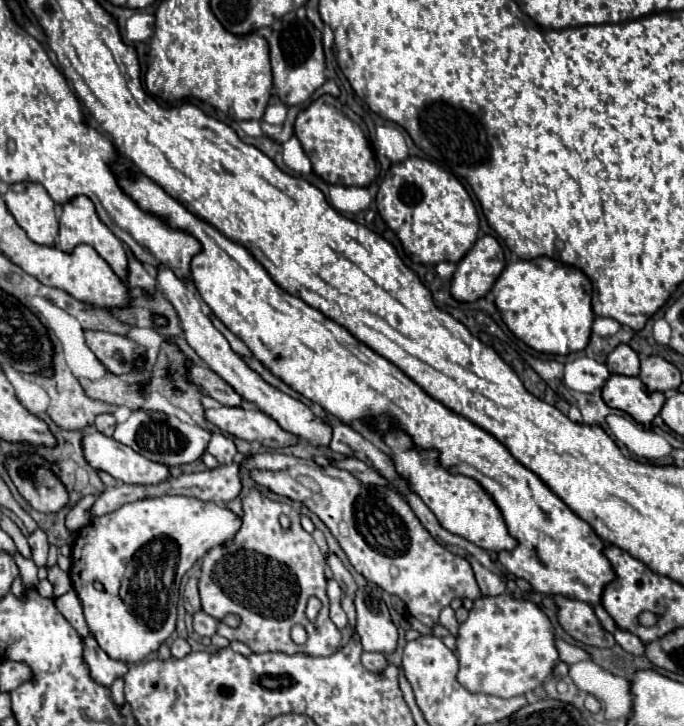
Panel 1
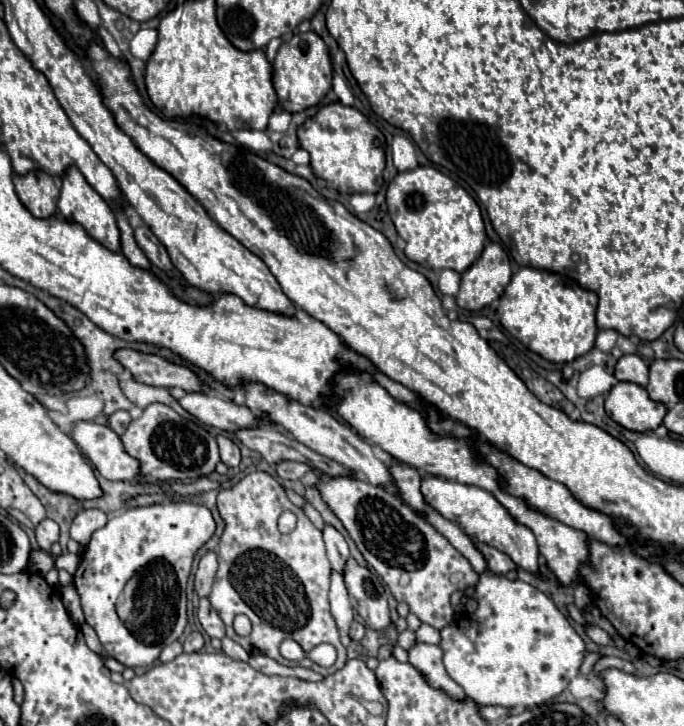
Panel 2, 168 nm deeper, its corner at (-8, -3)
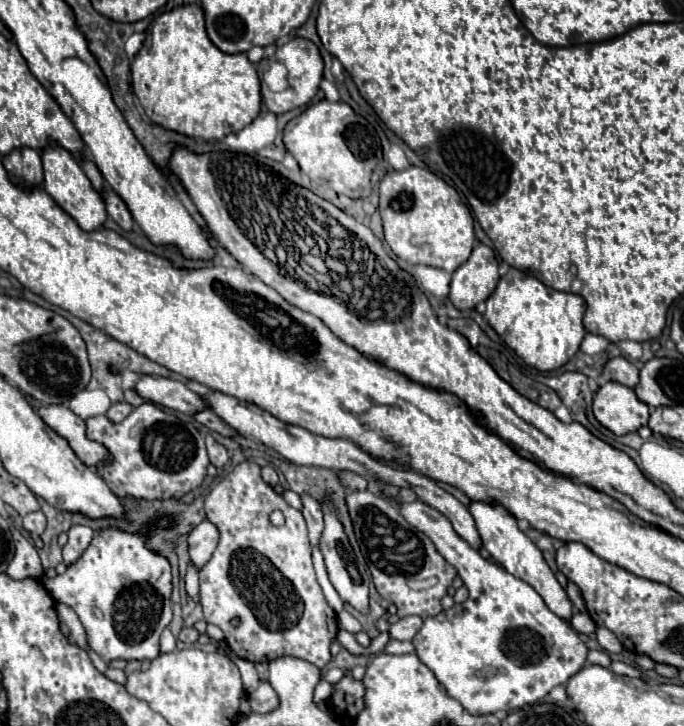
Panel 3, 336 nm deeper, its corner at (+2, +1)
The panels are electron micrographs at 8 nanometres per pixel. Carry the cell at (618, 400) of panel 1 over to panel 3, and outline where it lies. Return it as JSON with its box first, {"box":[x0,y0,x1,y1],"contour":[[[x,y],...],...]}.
{"box":[593,382,649,434],"contour":[[[605,382],[593,400],[595,418],[613,434],[629,434],[649,420],[649,406],[637,394],[619,382]]]}

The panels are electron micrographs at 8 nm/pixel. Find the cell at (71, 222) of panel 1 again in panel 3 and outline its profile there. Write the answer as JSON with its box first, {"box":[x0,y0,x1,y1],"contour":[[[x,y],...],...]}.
{"box":[41,144,107,232],"contour":[[[51,144],[49,148],[45,148],[41,158],[43,158],[43,170],[45,170],[43,190],[79,224],[81,230],[93,232],[93,230],[101,228],[103,222],[107,220],[105,202],[103,202],[101,194],[93,190],[89,178],[85,176],[81,166],[75,162],[75,158],[65,148],[61,148],[57,144]]]}

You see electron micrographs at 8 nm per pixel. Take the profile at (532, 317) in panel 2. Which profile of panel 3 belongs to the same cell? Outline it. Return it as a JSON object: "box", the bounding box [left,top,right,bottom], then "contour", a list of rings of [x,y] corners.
{"box":[485,268,587,370],"contour":[[[511,268],[487,298],[485,320],[529,366],[537,370],[557,370],[581,346],[587,330],[583,328],[585,300],[579,294],[559,292],[545,286],[535,276]]]}

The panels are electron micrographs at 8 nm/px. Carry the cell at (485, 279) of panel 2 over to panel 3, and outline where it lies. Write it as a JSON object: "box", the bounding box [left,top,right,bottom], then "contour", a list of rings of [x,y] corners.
{"box":[449,244,499,310],"contour":[[[475,244],[469,260],[453,272],[449,300],[457,310],[475,308],[487,300],[499,282],[495,252],[485,244]]]}

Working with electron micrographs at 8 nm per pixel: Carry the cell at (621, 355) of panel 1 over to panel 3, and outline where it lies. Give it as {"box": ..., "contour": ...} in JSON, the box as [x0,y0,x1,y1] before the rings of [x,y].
{"box":[603,356,639,388],"contour":[[[615,356],[611,358],[605,368],[603,368],[603,378],[605,380],[613,380],[619,384],[625,384],[629,388],[635,388],[639,382],[639,370],[633,362],[629,362],[623,356]]]}

